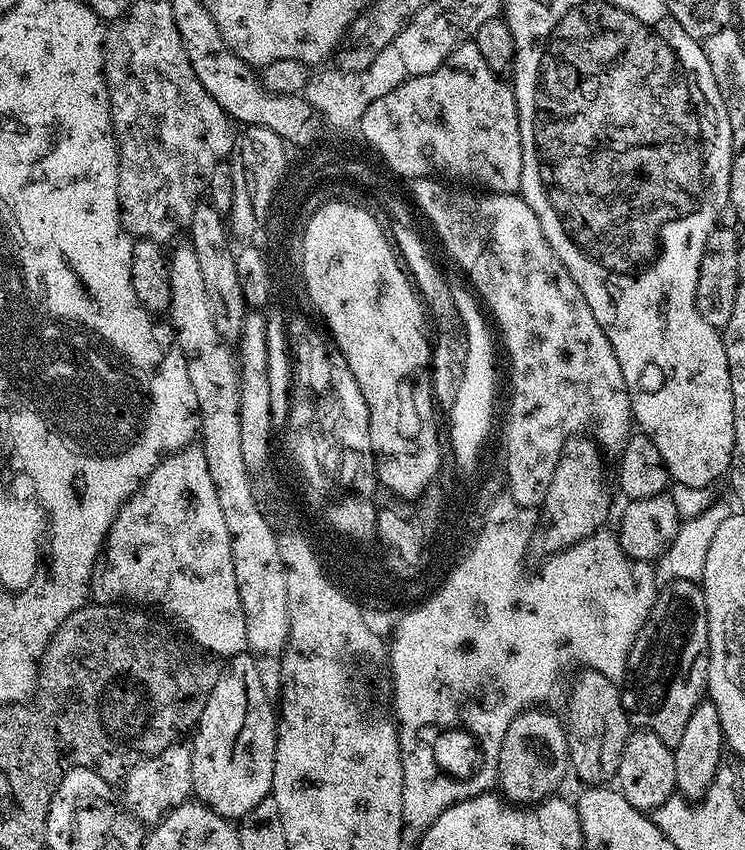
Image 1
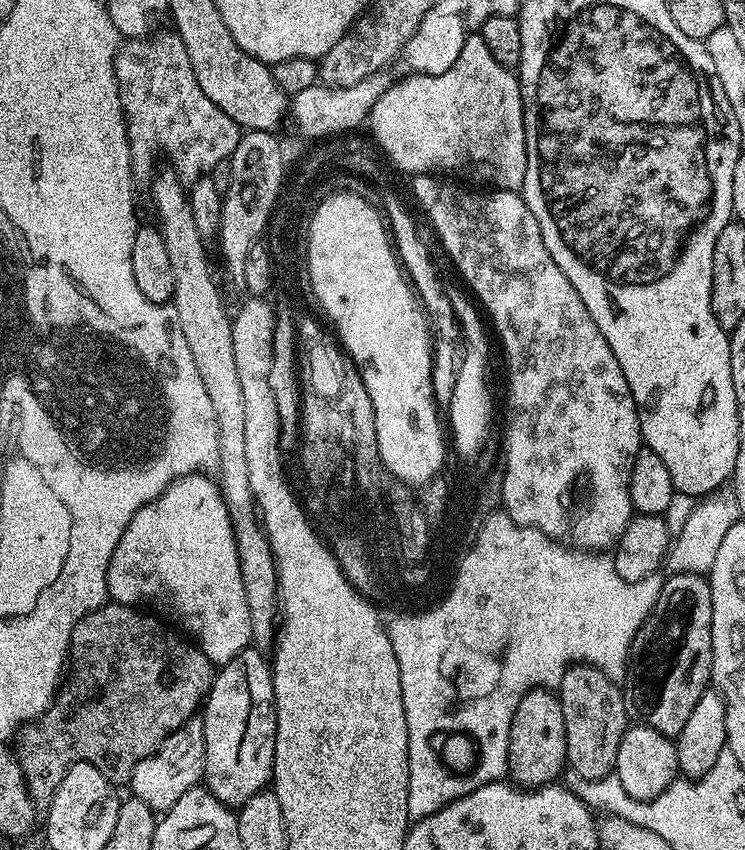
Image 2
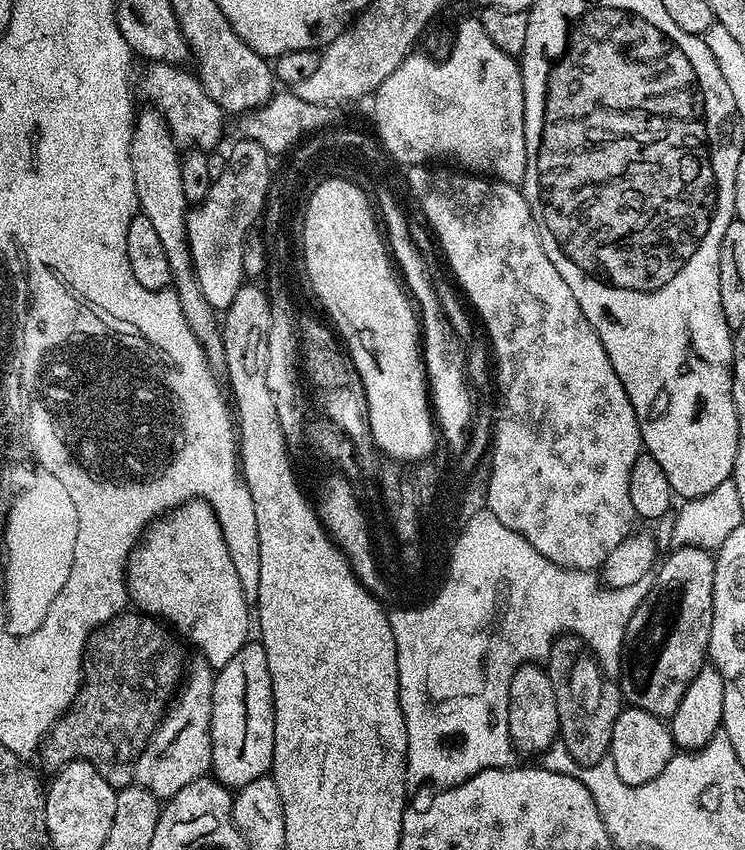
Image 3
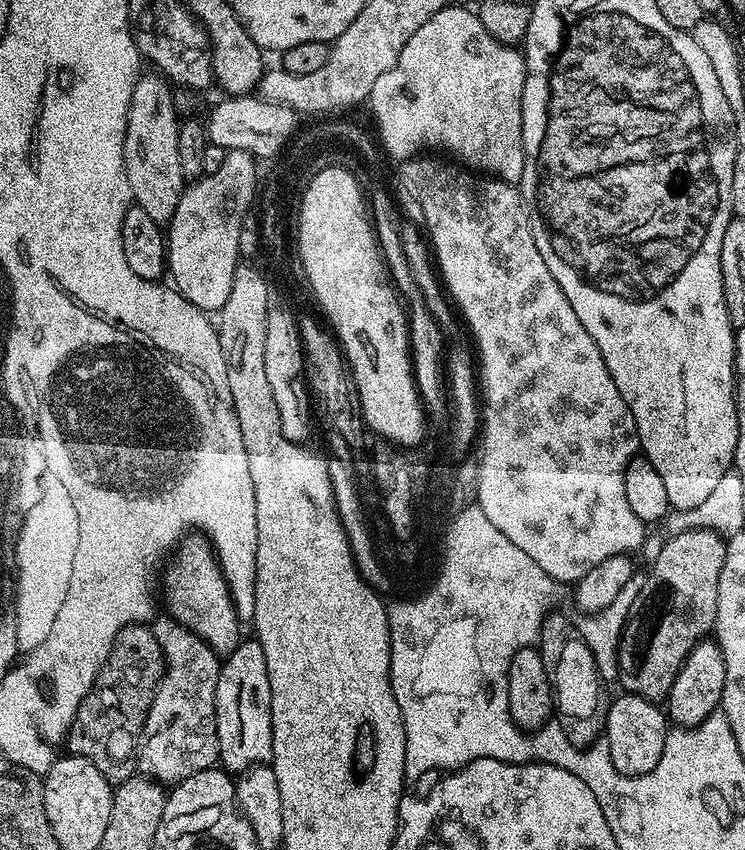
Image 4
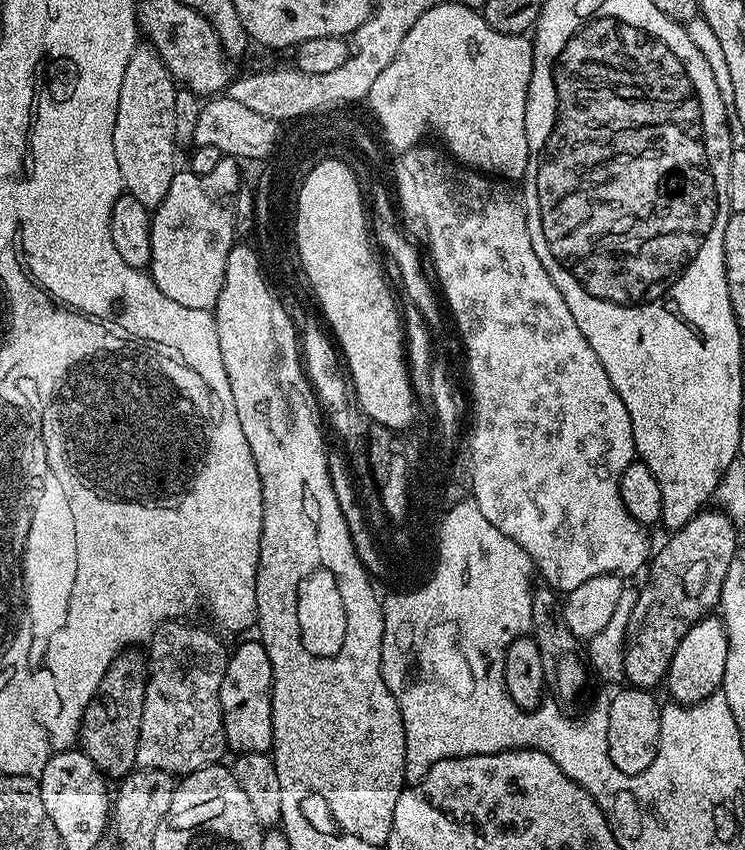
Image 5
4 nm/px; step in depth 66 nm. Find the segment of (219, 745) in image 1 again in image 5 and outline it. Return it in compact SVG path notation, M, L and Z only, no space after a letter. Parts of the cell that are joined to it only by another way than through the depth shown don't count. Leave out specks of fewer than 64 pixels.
M252 638L231 649L220 701L228 748L236 754L268 752L272 747L272 667L259 639Z

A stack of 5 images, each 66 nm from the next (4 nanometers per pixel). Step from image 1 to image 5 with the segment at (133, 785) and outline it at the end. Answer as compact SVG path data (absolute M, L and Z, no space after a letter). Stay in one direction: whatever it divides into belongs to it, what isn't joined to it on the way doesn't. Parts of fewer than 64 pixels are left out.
M167 620L152 635L152 649L146 652L148 685L136 755L139 767L169 772L177 778L221 763L228 748L220 691L230 652L214 633L188 623L192 622Z

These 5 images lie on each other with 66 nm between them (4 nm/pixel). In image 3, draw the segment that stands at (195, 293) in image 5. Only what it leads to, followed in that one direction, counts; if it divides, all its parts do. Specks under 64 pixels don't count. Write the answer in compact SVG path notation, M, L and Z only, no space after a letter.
M237 139L236 147L227 149L227 160L222 176L213 179L203 201L188 209L186 234L192 259L192 273L198 286L214 310L227 310L238 290L246 282L242 268L242 252L246 249L245 228L248 218L260 208L264 184L268 184L265 151L253 140Z

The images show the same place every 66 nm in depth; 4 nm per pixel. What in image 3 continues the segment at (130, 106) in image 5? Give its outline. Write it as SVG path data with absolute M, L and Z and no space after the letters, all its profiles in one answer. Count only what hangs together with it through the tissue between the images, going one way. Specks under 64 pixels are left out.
M155 110L141 111L136 118L136 126L132 129L132 165L134 166L134 190L138 190L138 202L140 203L140 212L146 218L150 218L150 223L154 225L154 231L158 238L162 238L162 247L166 250L166 258L170 261L170 270L172 271L172 284L178 302L182 306L182 314L194 330L202 350L206 354L208 363L213 369L220 370L225 367L224 363L224 334L221 325L218 323L217 313L212 308L210 302L202 294L198 286L196 276L192 273L192 259L188 249L188 235L186 234L186 222L188 221L188 209L190 207L186 200L186 195L182 192L182 170L181 153L176 153L178 149L177 141L172 138L172 131L168 129L168 124L163 116Z

